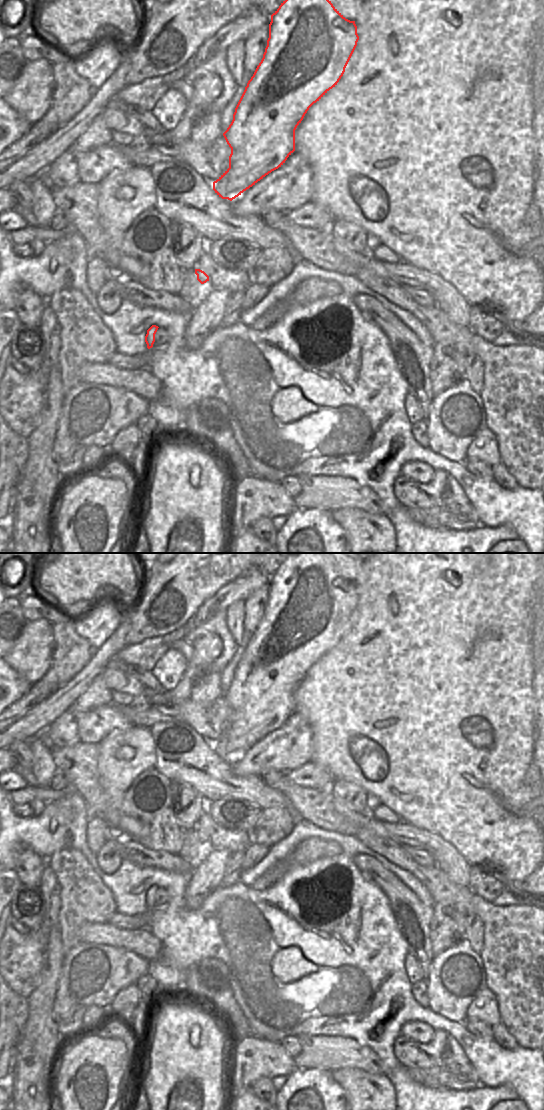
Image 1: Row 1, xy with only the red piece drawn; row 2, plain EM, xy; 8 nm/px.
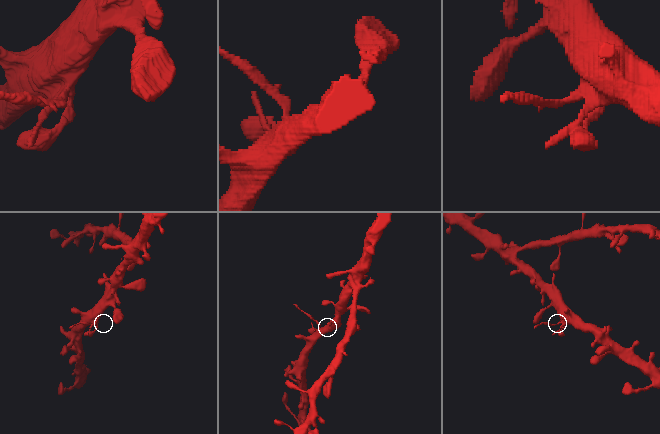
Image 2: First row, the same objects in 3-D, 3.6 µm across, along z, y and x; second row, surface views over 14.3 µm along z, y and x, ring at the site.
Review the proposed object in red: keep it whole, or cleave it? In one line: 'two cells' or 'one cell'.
two cells

